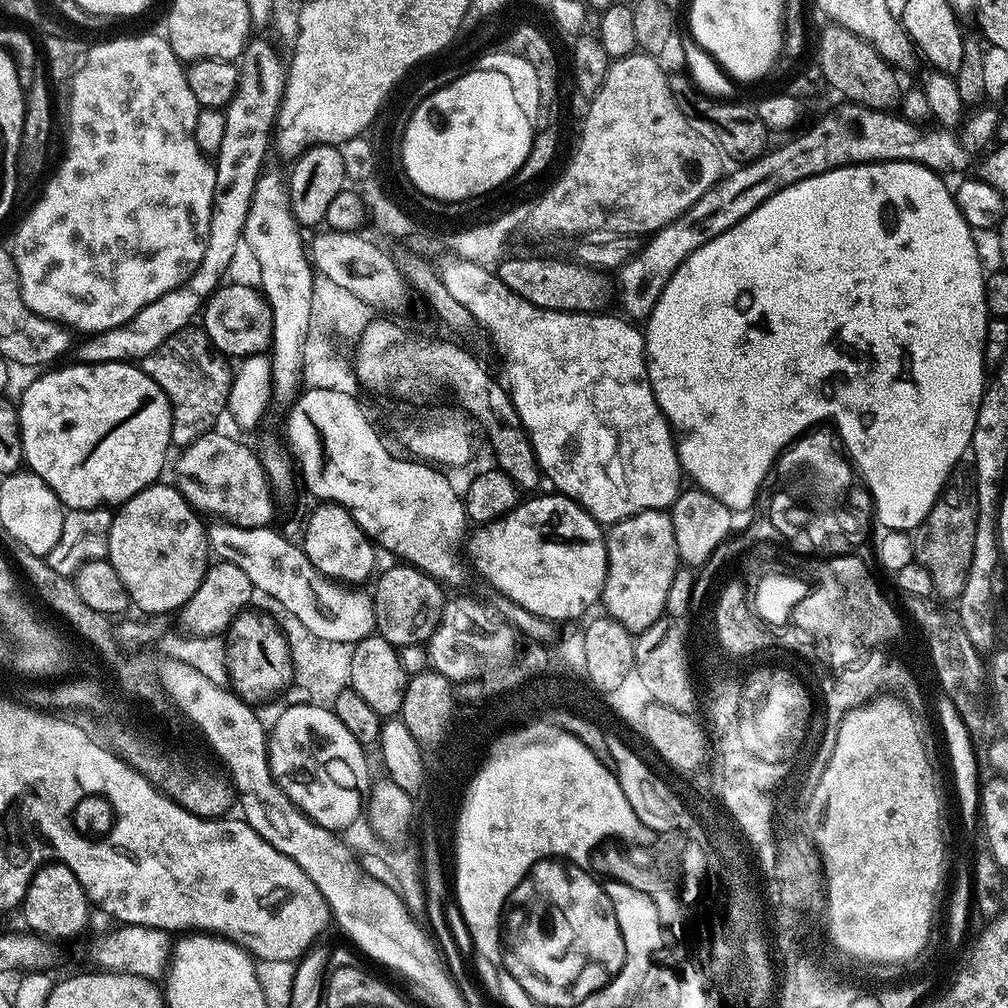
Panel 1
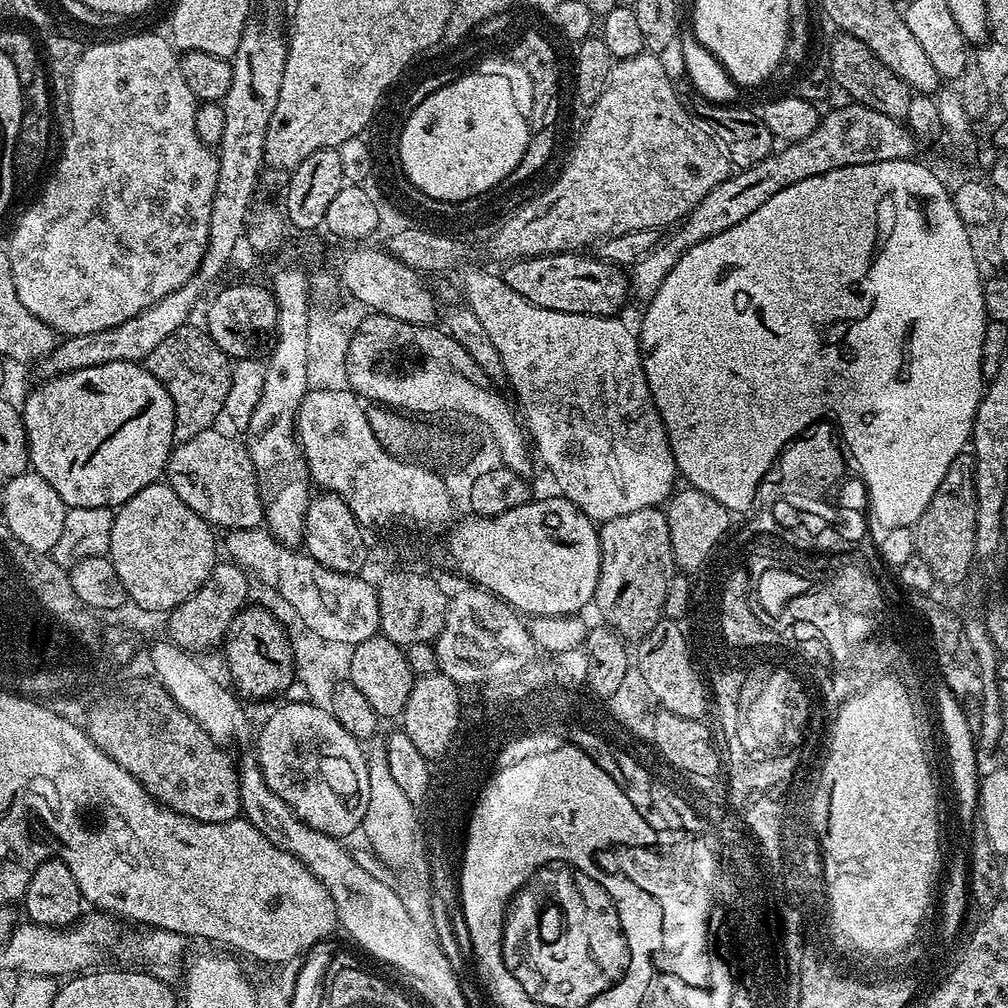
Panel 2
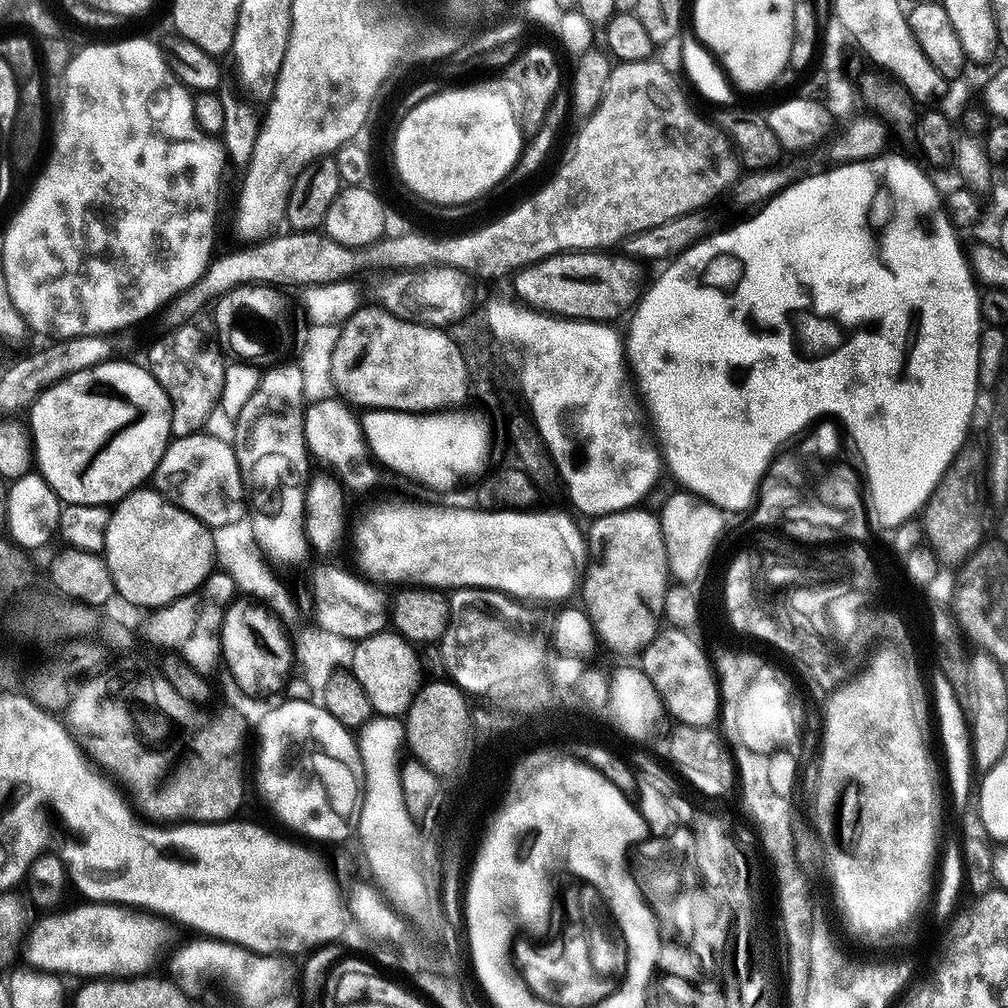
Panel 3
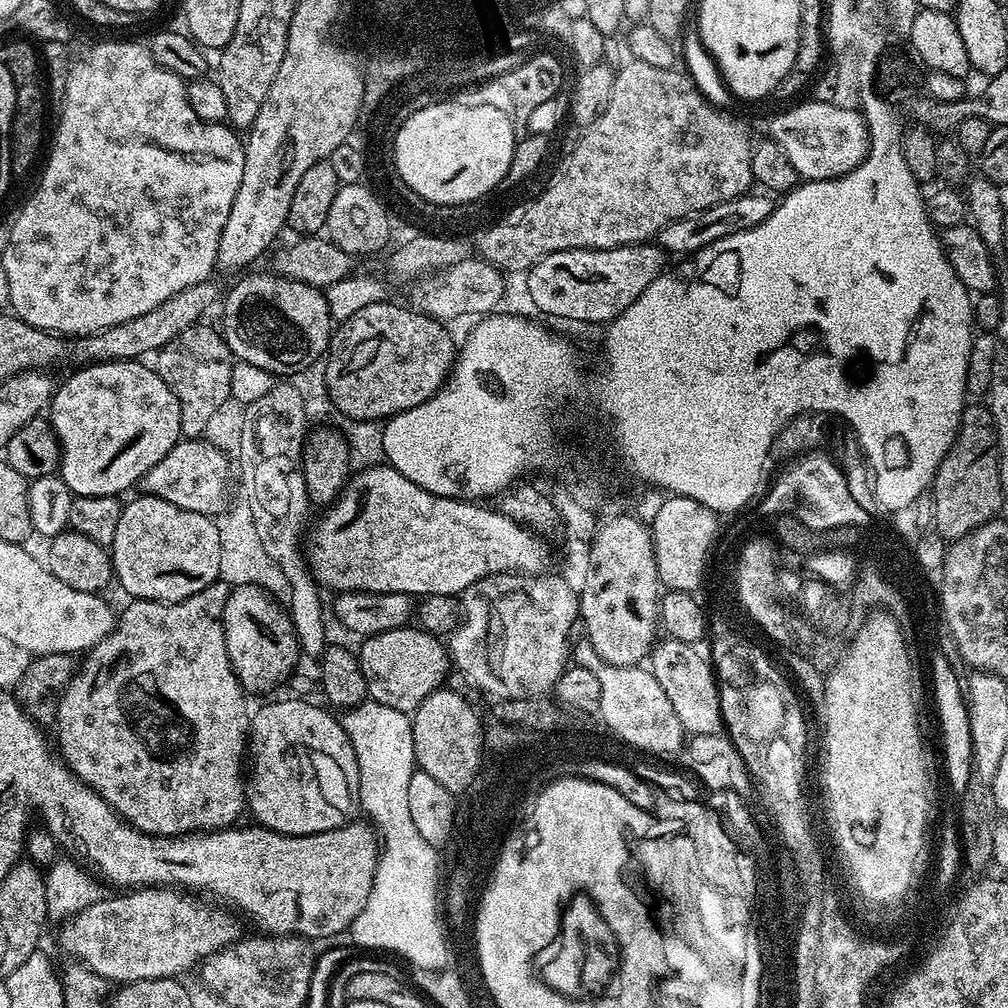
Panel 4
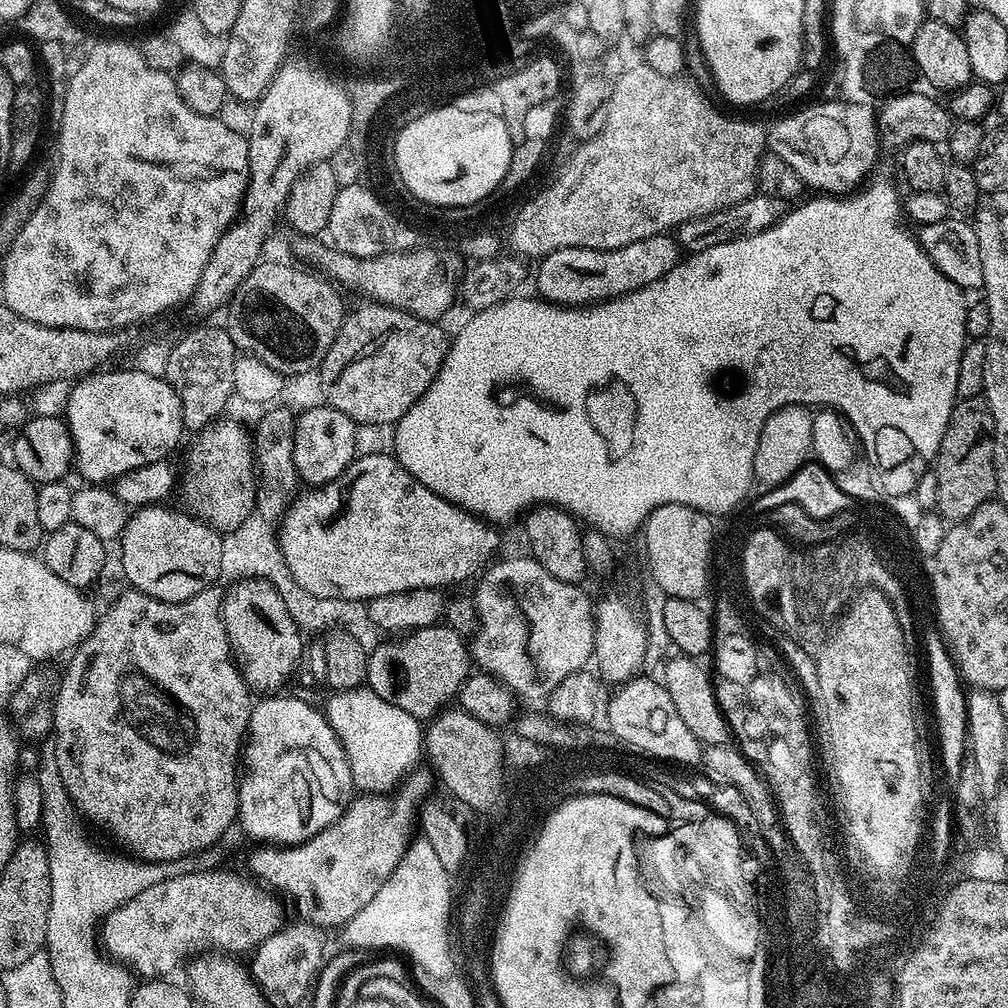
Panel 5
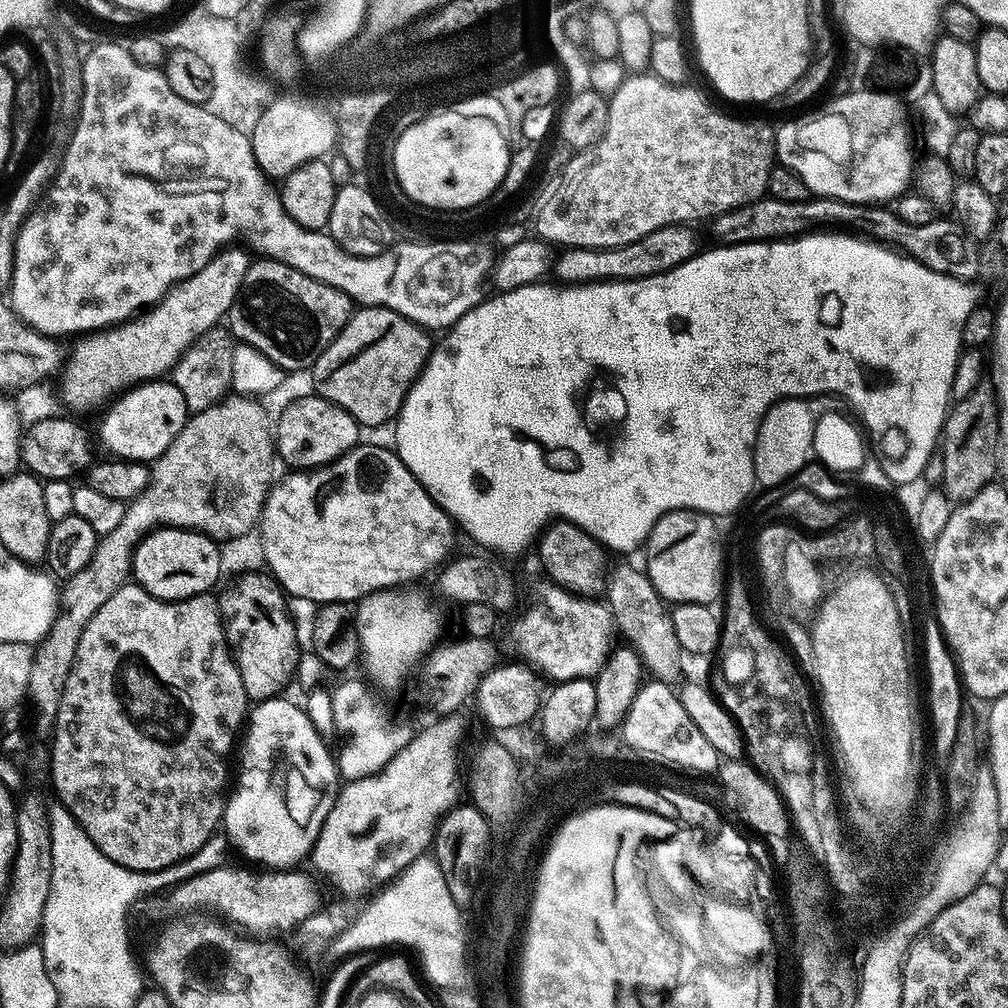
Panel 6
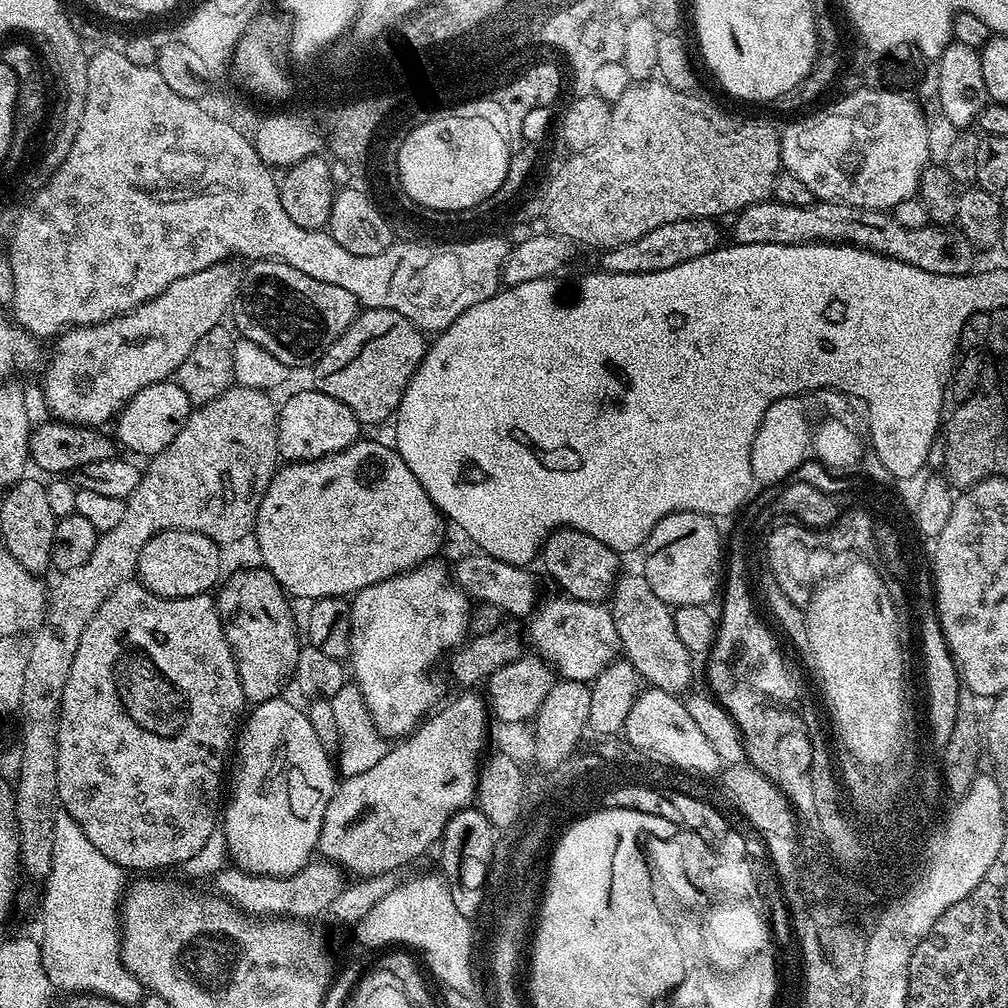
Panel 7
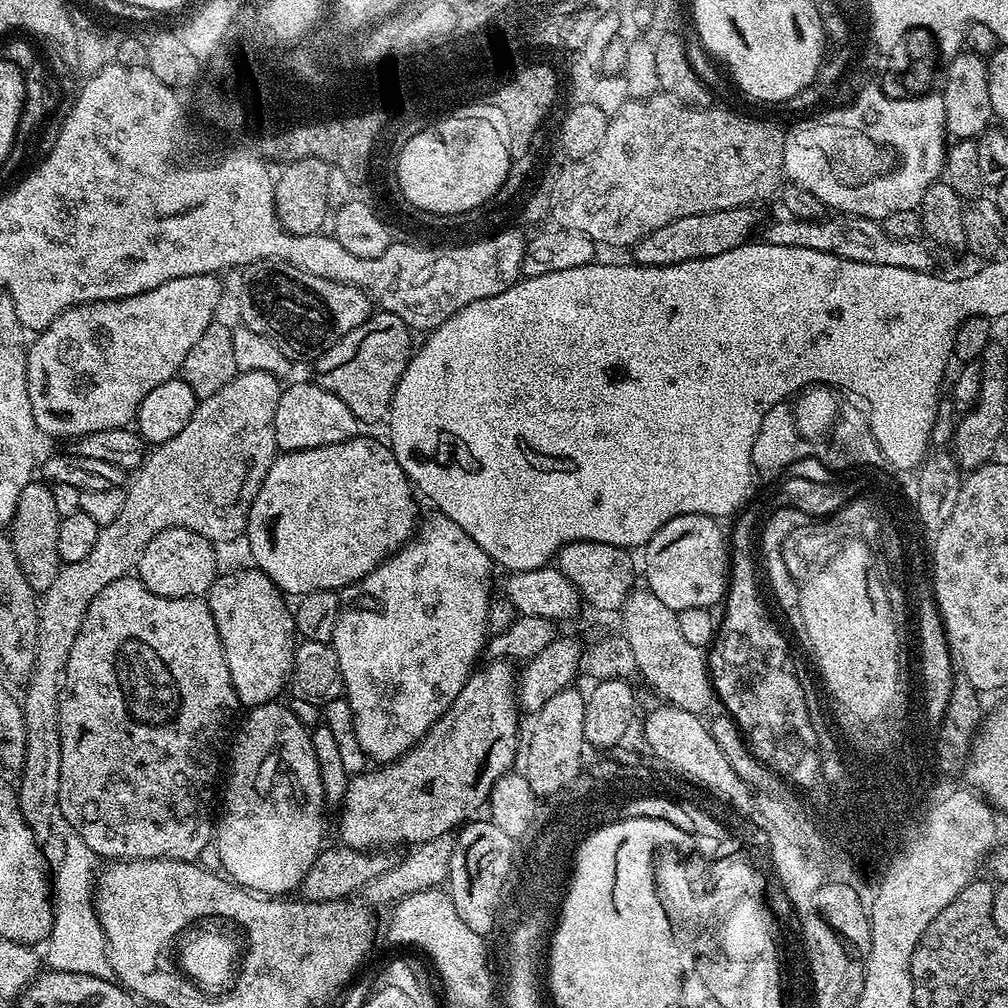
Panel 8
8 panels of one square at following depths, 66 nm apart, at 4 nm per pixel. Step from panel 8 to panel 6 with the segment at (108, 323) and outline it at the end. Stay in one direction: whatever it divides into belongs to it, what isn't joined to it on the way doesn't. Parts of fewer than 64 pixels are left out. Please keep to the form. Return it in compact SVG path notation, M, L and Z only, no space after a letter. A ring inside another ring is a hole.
M240 246L221 248L214 258L210 258L210 262L206 262L206 266L202 266L202 270L198 270L193 276L177 284L160 303L153 305L139 318L85 335L81 339L84 341L73 352L71 349L62 369L62 375L59 377L60 392L67 407L69 404L72 408L94 408L135 385L151 382L171 373L180 355L199 336L206 334L206 330L217 327L232 309L232 303L236 301L236 295L240 292L250 263L250 256L236 247Z

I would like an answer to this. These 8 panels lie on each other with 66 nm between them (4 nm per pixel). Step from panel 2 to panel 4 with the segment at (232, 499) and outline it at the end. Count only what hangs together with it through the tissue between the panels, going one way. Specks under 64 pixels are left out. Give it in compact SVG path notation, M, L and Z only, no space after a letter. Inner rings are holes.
M181 438L169 450L166 458L162 458L162 462L150 466L150 470L140 480L139 491L149 496L162 498L174 506L182 506L182 510L190 510L213 518L223 517L230 508L228 505L228 460L224 456L227 456L225 449L209 444L204 438Z

